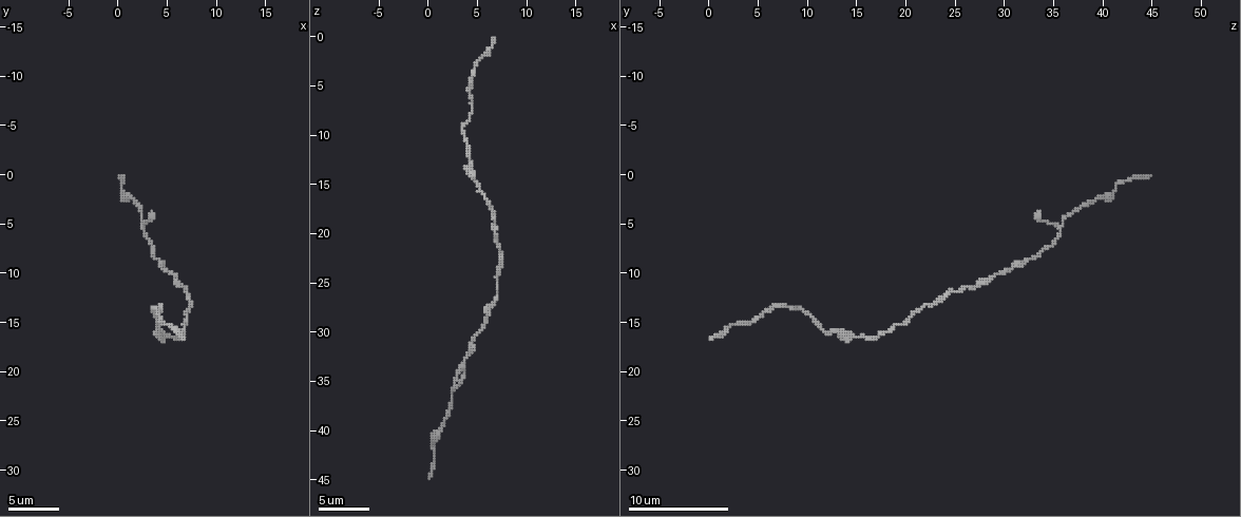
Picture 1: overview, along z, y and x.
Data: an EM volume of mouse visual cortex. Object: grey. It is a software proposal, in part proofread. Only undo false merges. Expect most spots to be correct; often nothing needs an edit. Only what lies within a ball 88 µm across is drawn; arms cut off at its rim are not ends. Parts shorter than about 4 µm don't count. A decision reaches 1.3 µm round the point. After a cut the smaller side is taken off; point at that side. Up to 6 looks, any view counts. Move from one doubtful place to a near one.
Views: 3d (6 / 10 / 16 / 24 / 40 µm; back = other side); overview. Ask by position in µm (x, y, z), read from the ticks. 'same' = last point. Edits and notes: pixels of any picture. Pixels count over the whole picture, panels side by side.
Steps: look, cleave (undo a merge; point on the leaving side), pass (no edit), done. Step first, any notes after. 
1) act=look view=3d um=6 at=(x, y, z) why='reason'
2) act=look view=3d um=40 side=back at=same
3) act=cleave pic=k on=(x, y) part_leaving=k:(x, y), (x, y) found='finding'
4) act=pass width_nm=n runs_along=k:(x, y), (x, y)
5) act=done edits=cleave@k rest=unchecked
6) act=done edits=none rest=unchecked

act=look view=3d um=10 at=(4.0, 16.0, 12.4) why='sudden change in width'

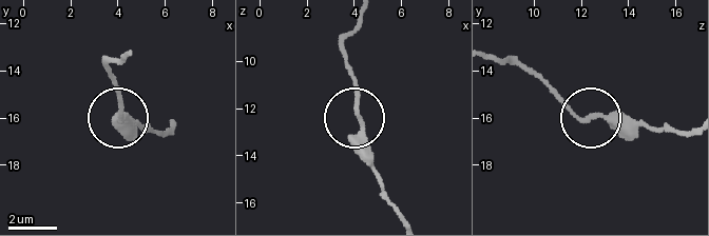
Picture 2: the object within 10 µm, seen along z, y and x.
act=look view=3d um=10 side=back at=(4.2, 15.9, 12.3)

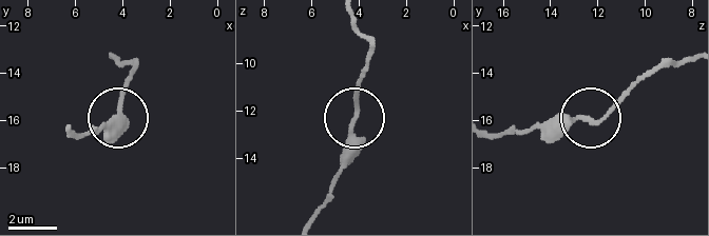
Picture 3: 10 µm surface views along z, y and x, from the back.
act=pass width_nm=230 runs_along=3:(313, 217), (340, 169), (365, 62) found='one cell here'

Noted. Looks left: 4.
act=look view=3d um=6 at=(5.0, 15.4, 2.4) why='sudden change in width'

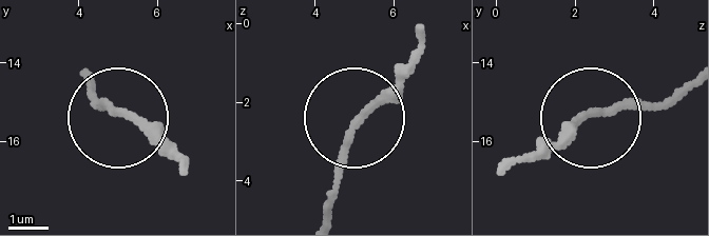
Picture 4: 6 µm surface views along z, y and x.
act=look view=3d um=6 side=back at=(5.10, 15.30, 2.40)

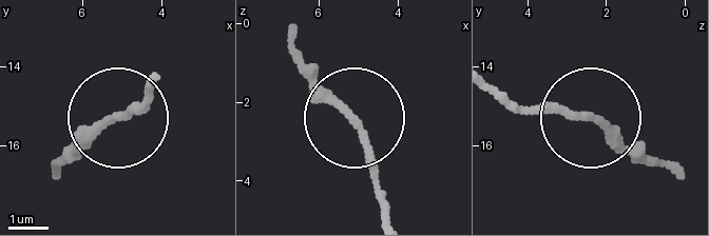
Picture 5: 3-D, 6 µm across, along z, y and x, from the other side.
act=pass width_nm=180 runs_along=5:(388, 210), (365, 129), (301, 62) found='one cell here'

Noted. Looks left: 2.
act=look view=3d um=6 at=(4.8, 10.0, 30.4) why='thick turns thin'

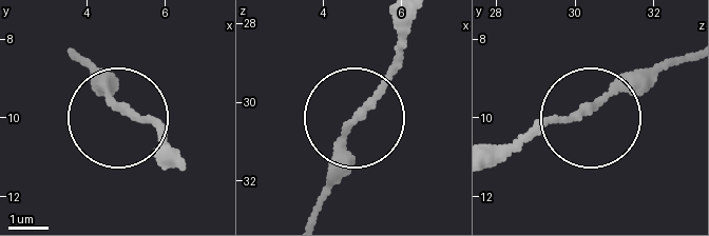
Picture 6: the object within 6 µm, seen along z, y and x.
act=pass found='one cell here'

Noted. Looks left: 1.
act=done edits=none rest=unchecked

